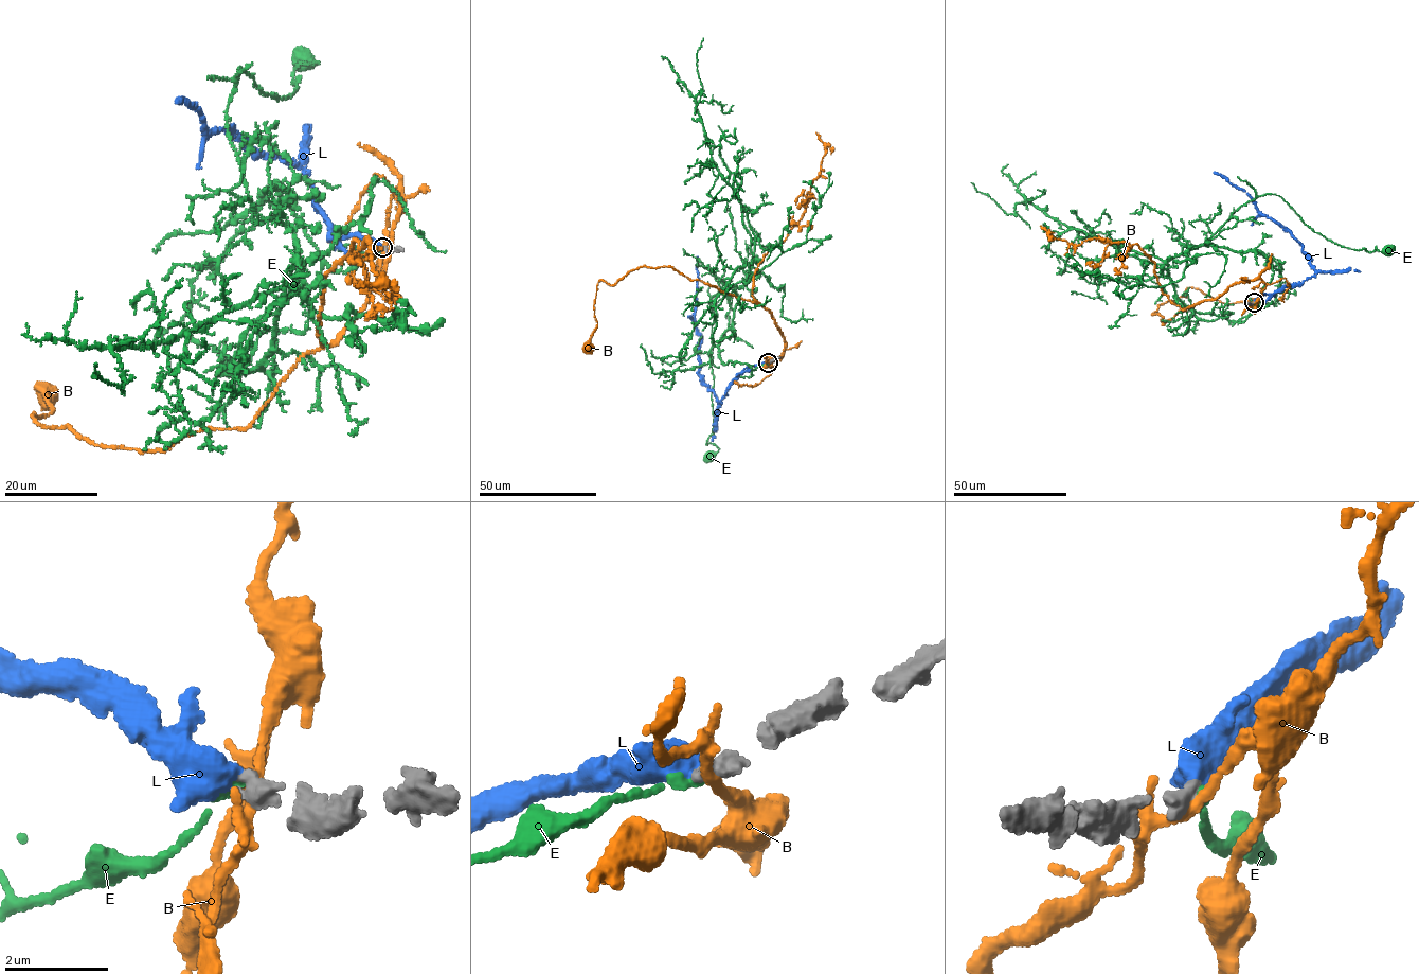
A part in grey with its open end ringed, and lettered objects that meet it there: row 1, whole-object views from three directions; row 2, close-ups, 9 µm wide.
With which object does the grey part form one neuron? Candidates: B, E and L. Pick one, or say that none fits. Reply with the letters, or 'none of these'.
L

